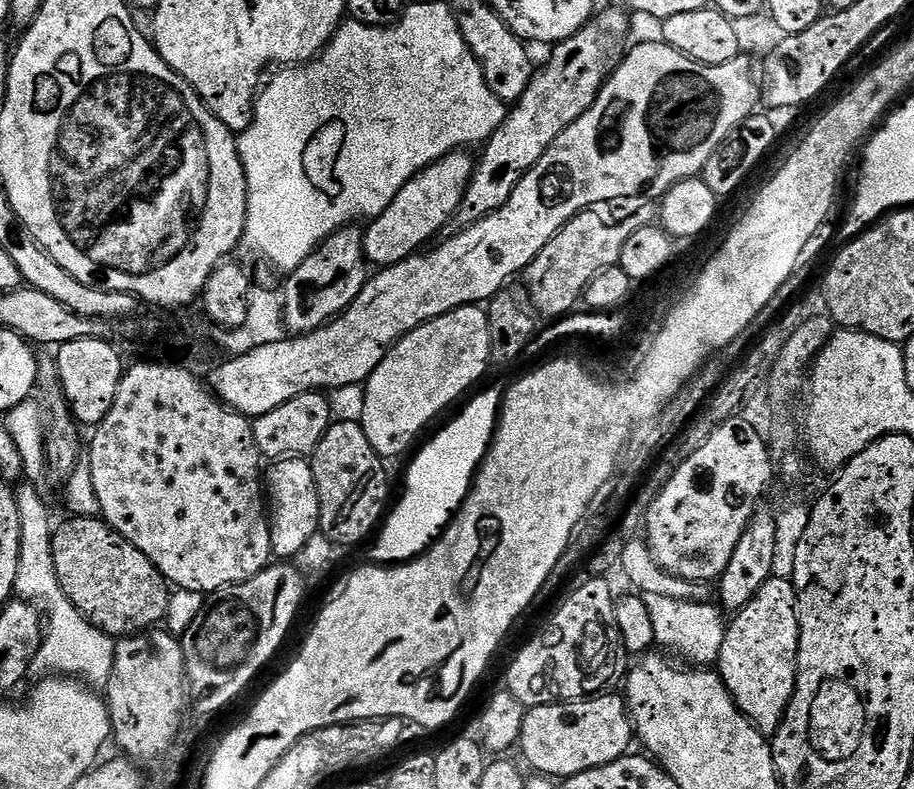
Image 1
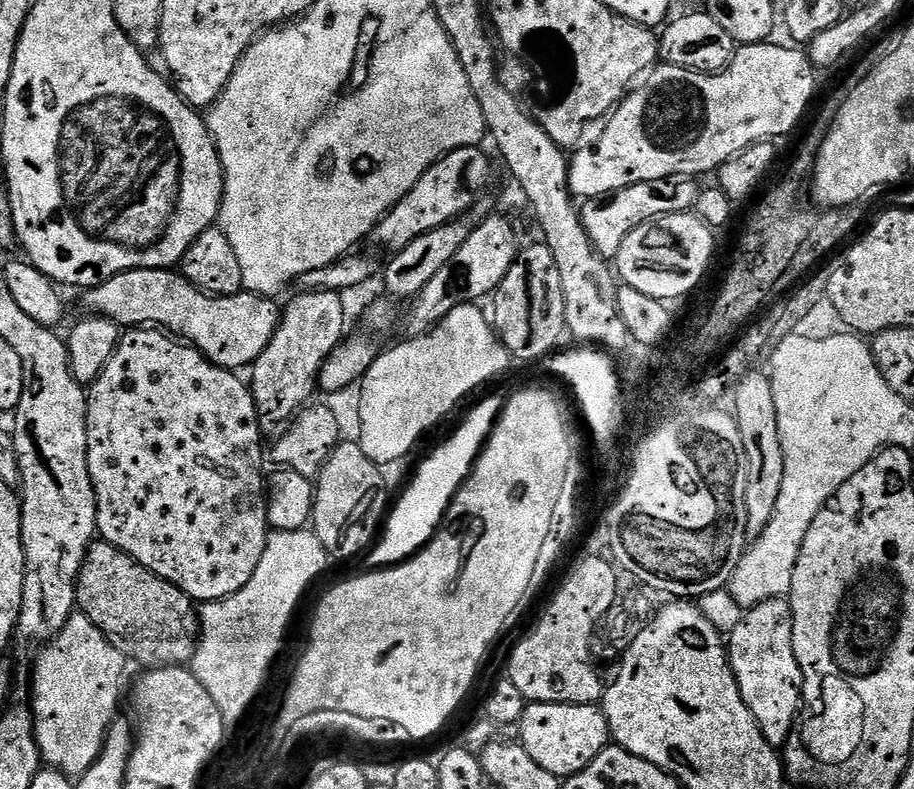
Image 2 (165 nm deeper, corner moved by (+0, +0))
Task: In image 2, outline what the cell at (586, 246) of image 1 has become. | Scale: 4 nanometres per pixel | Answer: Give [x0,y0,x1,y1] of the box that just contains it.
[579,176,701,258]

